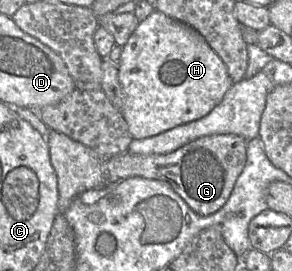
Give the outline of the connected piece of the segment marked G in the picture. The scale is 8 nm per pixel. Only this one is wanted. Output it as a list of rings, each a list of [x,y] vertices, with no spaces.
[[[57,131],[50,132],[47,142],[50,161],[57,175],[59,213],[63,214],[72,201],[86,191],[112,187],[131,177],[142,177],[169,184],[200,216],[217,212],[229,199],[245,166],[248,143],[237,135],[211,135],[164,155],[133,155],[126,151],[114,156],[102,156]]]

